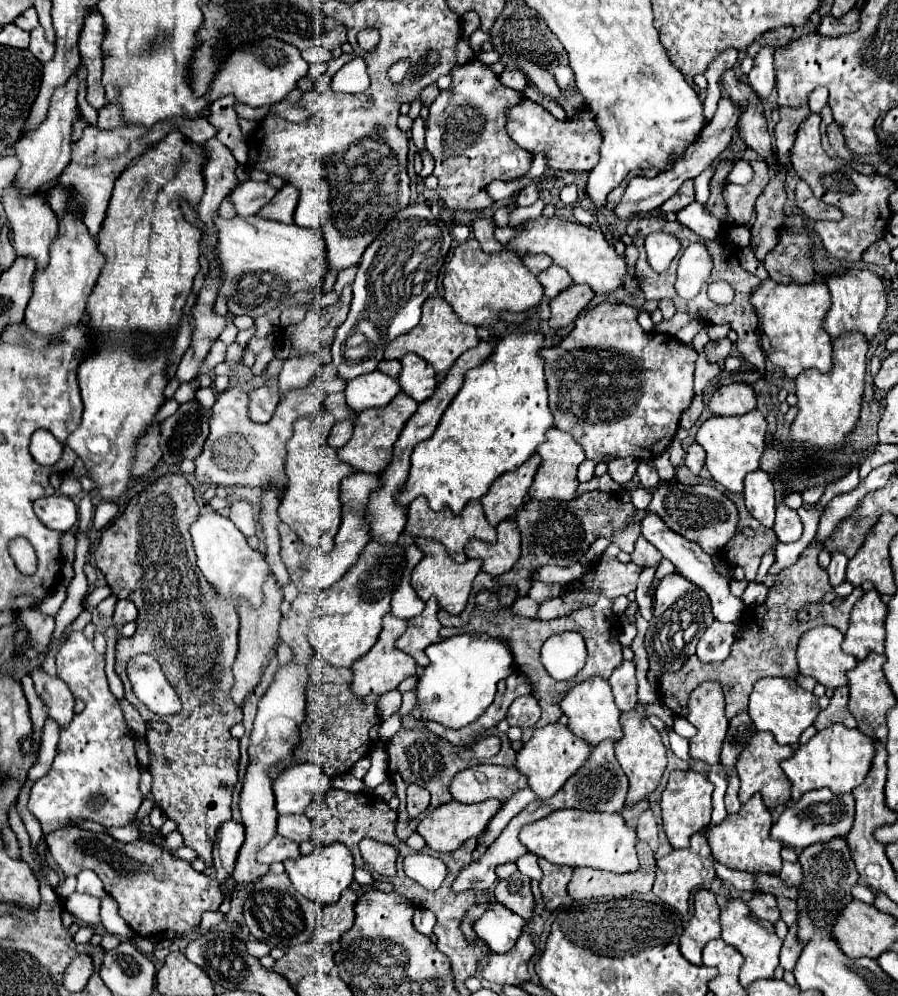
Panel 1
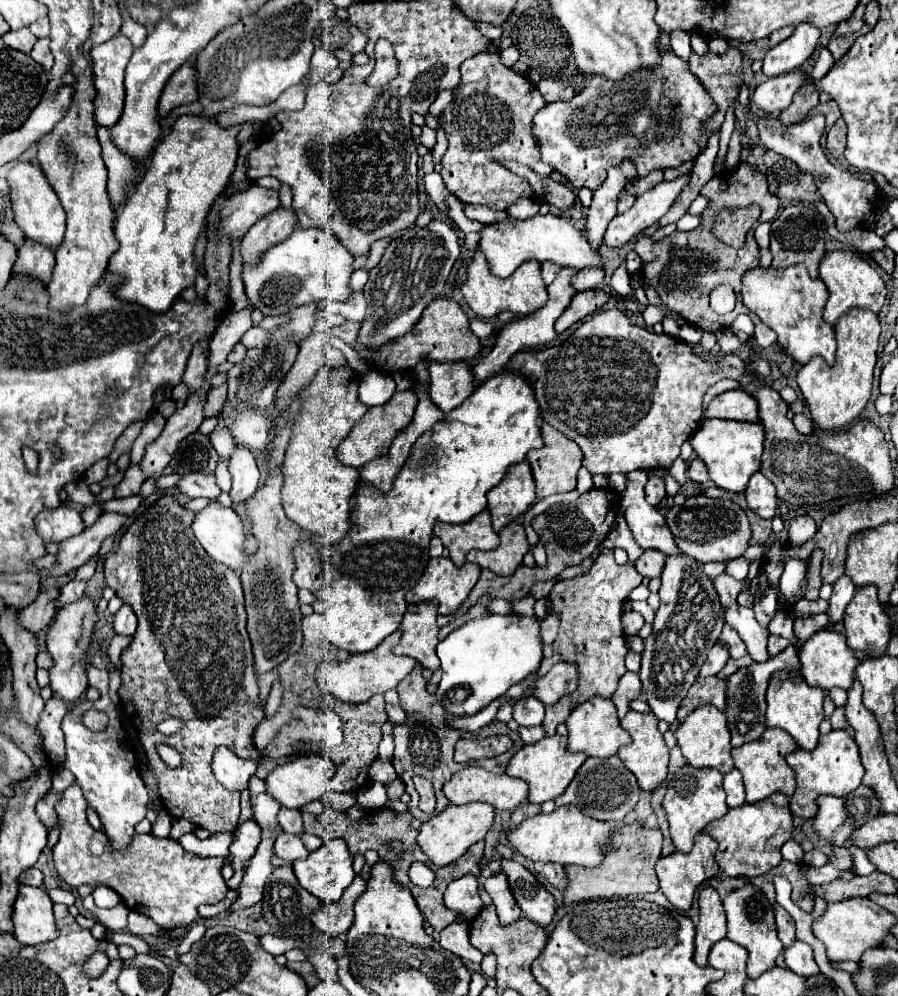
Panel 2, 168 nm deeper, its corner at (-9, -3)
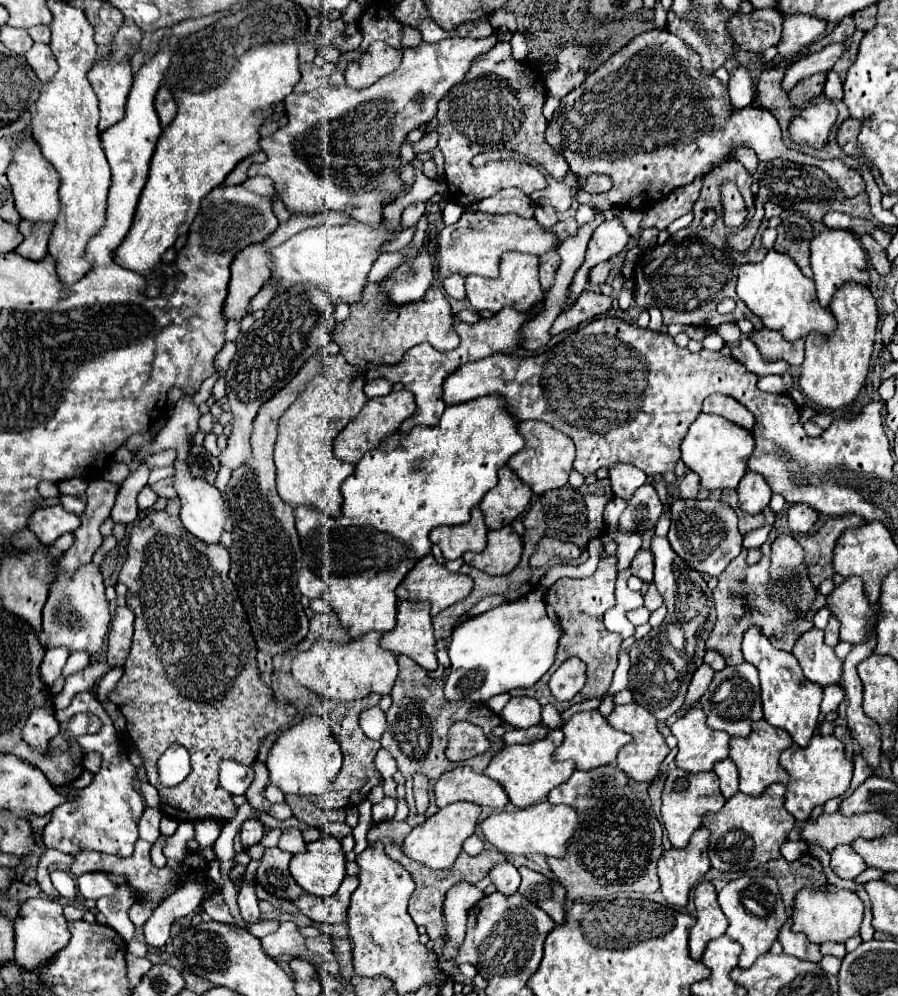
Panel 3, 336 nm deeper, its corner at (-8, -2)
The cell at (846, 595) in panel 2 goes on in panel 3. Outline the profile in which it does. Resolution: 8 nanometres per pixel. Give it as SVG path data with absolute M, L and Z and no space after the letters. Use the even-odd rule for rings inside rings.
M829 617L829 625L825 629L825 641L827 645L837 645L839 643L839 621L837 617Z

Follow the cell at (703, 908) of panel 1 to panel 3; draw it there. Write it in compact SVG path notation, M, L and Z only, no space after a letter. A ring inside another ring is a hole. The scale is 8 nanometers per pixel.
M701 881L695 887L695 907L697 907L697 923L693 925L689 935L689 949L691 957L695 961L701 961L707 943L725 935L727 917L723 915L717 903L717 891L709 881Z

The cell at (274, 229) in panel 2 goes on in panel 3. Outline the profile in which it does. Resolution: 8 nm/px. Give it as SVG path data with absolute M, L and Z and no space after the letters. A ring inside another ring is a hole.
M265 241L247 245L231 263L229 295L225 301L225 319L241 319L245 309L267 283L267 247Z

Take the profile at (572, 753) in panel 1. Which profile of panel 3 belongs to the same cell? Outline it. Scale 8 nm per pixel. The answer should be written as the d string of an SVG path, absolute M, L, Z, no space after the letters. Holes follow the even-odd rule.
M555 729L551 731L553 735L541 739L541 741L533 741L527 745L507 745L505 749L501 749L489 763L489 767L485 769L485 775L499 781L501 785L505 785L509 801L523 809L523 807L531 807L539 801L545 801L547 795L563 785L563 781L567 781L573 771L575 771L575 763L573 761L553 761L553 751L563 743L563 731Z

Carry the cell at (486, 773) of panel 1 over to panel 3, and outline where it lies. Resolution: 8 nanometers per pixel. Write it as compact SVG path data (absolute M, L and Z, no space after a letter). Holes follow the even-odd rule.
M457 767L443 773L435 785L435 799L439 807L447 807L457 801L471 801L483 807L503 809L509 803L509 795L499 781L475 773L471 767Z

